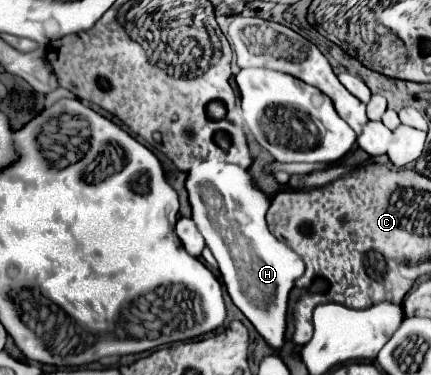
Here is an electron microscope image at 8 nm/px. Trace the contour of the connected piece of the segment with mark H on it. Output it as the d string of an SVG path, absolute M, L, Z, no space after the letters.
M204 160L192 164L186 174L184 186L192 206L192 220L218 262L232 302L252 322L266 344L280 350L286 336L288 296L294 280L304 274L304 262L268 230L264 216L272 198L254 180L204 180Z

